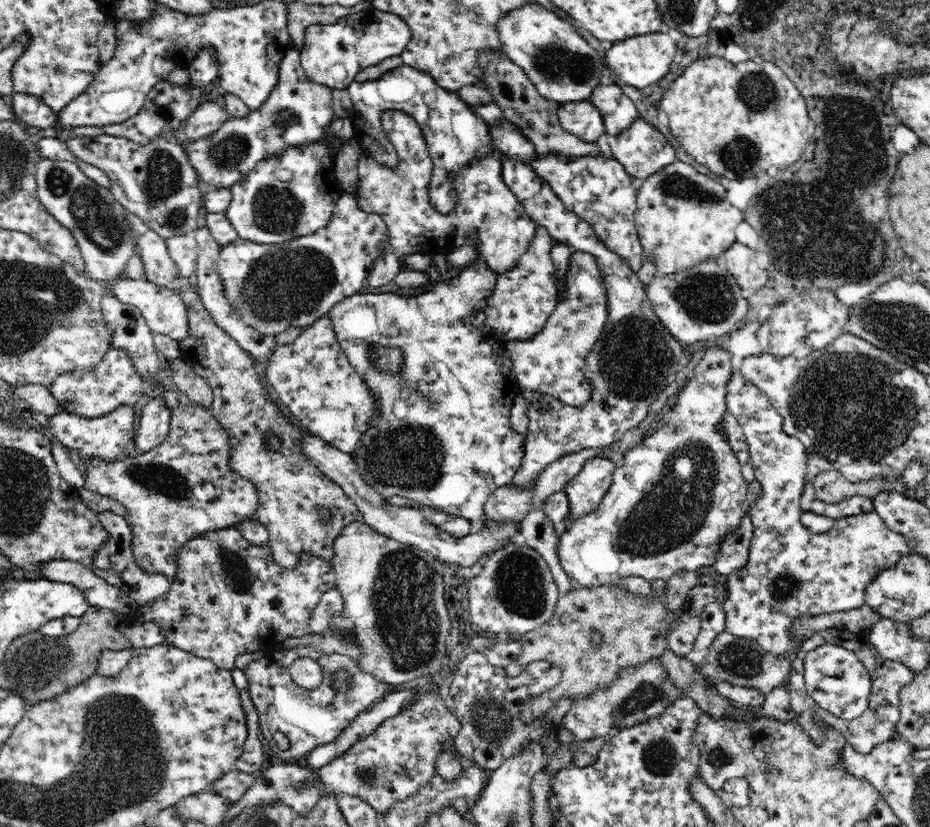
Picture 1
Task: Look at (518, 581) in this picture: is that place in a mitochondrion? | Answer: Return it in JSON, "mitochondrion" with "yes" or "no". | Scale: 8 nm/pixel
{"mitochondrion":"yes"}

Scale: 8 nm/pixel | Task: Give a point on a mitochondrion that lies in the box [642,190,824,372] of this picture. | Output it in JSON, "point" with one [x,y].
{"point":[707,297]}

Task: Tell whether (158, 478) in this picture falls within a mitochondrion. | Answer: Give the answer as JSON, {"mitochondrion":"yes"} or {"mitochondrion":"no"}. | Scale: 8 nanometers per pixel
{"mitochondrion":"yes"}

